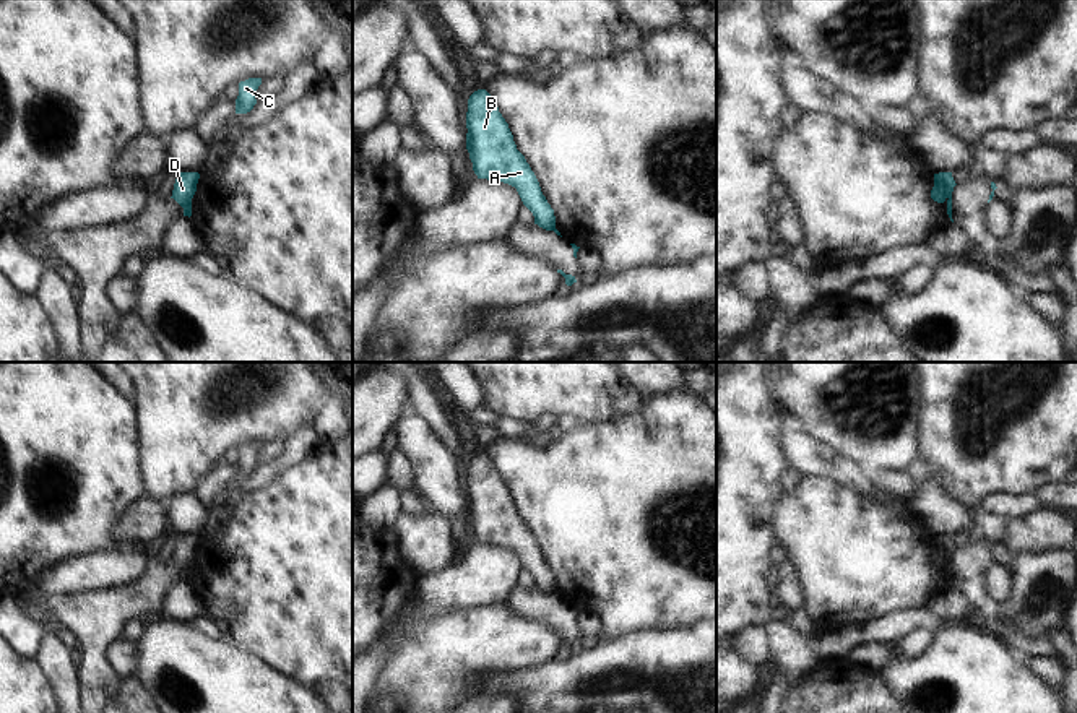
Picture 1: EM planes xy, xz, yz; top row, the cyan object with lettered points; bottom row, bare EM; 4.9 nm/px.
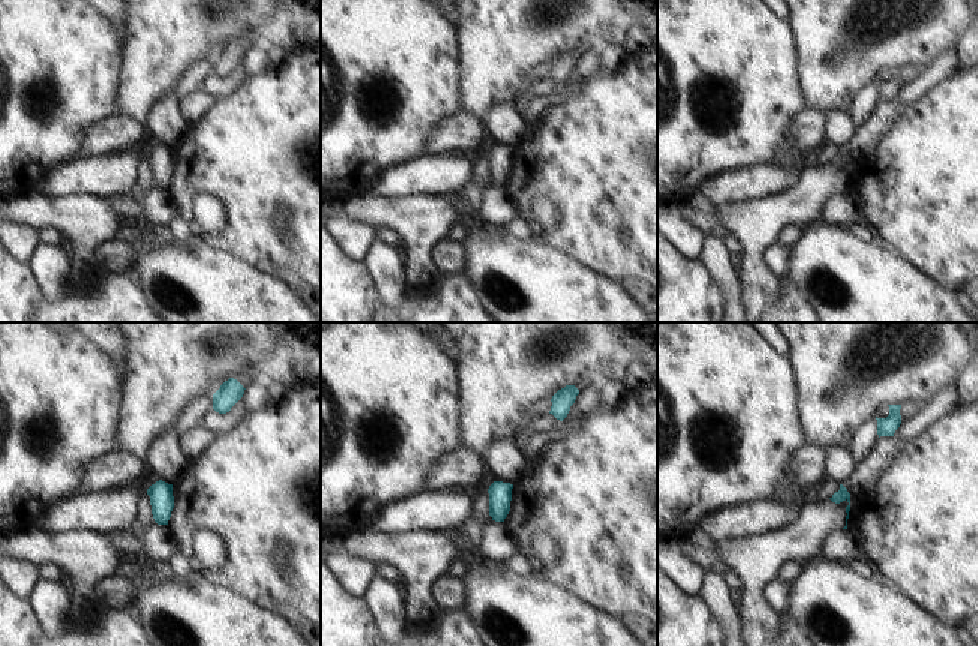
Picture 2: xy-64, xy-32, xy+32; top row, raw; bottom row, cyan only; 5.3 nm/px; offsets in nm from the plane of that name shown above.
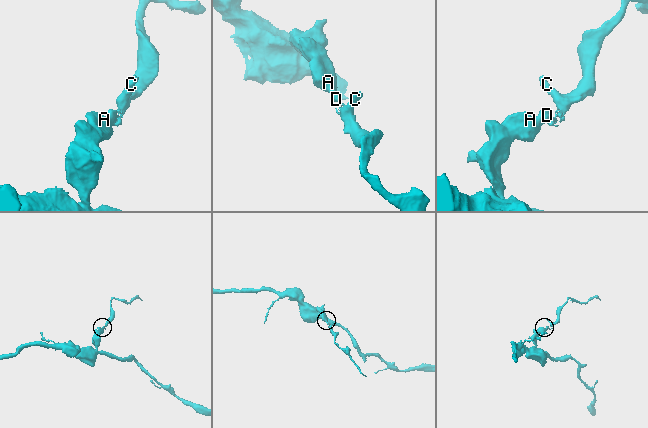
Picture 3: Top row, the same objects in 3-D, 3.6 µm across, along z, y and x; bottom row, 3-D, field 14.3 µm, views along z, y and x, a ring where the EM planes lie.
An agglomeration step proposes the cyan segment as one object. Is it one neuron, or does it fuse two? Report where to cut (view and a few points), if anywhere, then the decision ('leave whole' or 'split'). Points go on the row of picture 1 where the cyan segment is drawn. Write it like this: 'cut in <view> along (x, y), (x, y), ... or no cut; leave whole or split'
cut in xy along (190, 202), (184, 208); split

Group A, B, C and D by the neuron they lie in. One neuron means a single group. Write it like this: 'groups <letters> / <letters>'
groups A B D / C

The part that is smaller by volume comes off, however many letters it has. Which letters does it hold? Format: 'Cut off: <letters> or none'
Cut off: C

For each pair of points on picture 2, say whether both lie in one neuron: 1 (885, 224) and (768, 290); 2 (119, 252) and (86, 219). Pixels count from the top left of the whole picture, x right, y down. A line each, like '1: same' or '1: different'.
1: different
2: different

